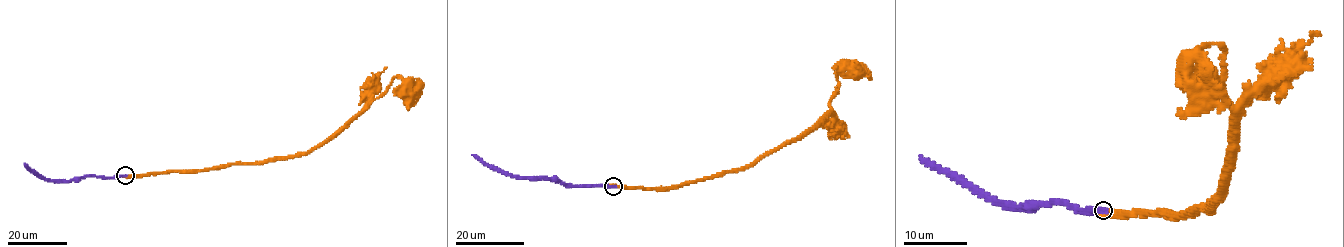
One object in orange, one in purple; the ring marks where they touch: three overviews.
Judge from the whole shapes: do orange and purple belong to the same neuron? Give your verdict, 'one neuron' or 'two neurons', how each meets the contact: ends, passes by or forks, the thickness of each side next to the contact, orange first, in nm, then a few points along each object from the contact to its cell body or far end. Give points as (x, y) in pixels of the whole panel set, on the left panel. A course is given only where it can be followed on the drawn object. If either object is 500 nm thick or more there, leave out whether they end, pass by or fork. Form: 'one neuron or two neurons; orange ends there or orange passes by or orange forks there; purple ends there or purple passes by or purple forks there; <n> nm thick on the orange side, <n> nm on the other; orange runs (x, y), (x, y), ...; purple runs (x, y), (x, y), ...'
two neurons; 600 nm thick on the orange side, 600 nm on the other; orange runs (125, 175), (188, 171), (288, 158), (309, 152), (333, 138), (382, 94), (397, 75), (411, 79), (408, 98); purple runs (125, 175), (49, 181), (38, 177), (24, 163)

